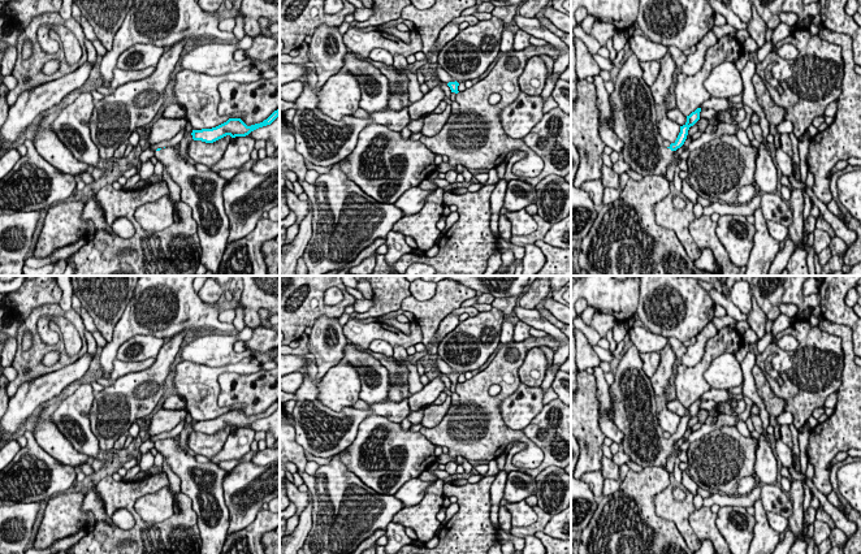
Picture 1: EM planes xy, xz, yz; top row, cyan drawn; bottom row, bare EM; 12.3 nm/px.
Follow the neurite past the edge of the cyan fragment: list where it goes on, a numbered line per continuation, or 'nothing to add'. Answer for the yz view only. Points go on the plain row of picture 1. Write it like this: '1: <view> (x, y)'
1: yz (634, 402)

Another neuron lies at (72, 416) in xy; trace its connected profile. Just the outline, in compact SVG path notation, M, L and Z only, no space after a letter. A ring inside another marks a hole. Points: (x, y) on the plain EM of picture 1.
M82 382L61 401L51 415L52 423L74 449L91 459L96 459L100 451L99 441L90 427L90 410L94 398L91 384Z

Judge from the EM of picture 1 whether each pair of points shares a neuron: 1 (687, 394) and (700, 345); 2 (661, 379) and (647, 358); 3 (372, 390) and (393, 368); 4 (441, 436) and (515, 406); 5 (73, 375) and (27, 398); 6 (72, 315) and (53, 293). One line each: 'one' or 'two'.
1: two
2: two
3: two
4: two
5: one
6: two

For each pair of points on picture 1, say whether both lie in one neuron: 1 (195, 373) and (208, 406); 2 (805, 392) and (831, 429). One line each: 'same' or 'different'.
1: same
2: different

